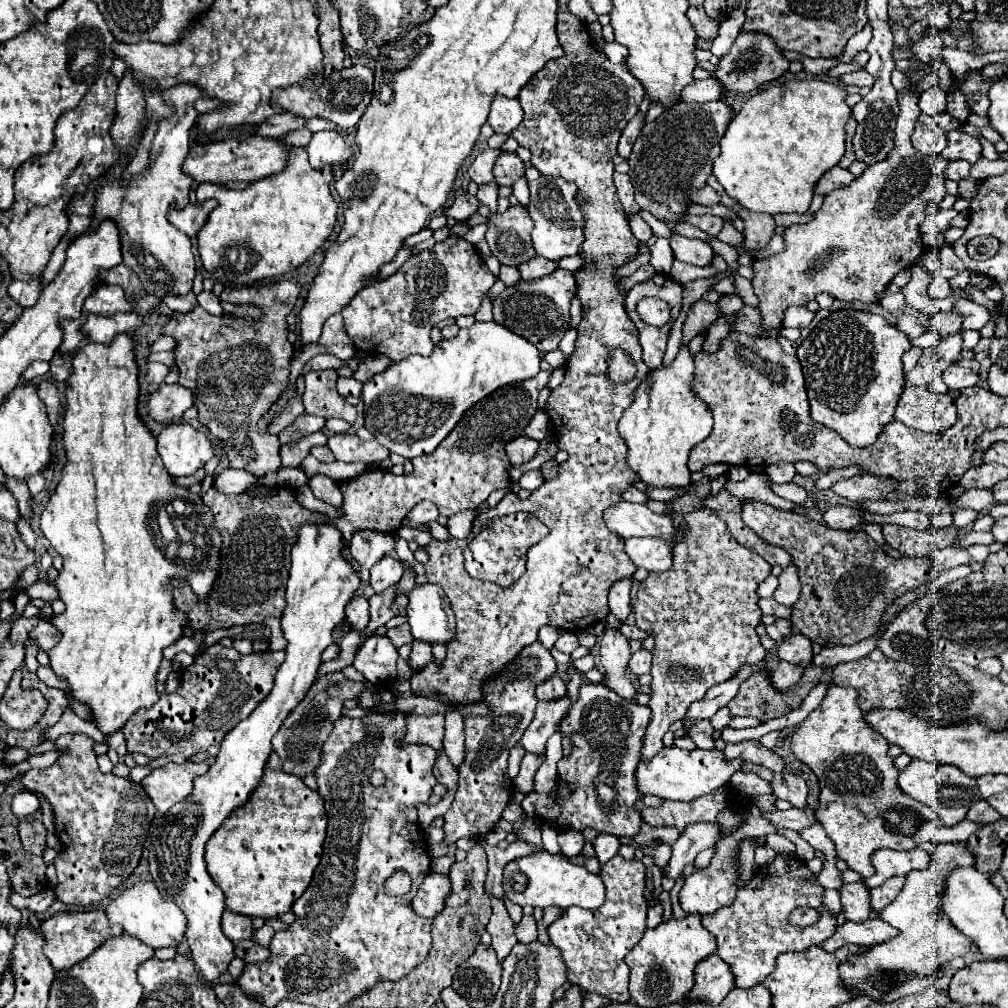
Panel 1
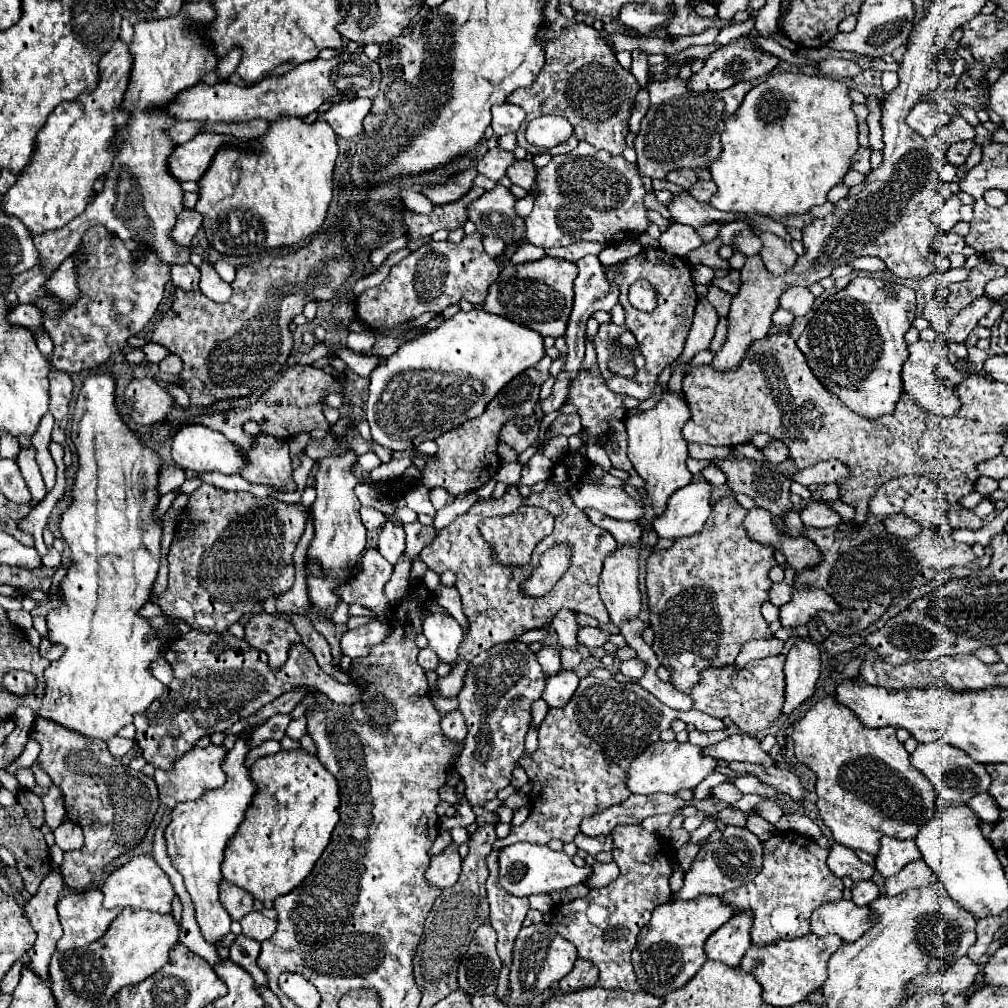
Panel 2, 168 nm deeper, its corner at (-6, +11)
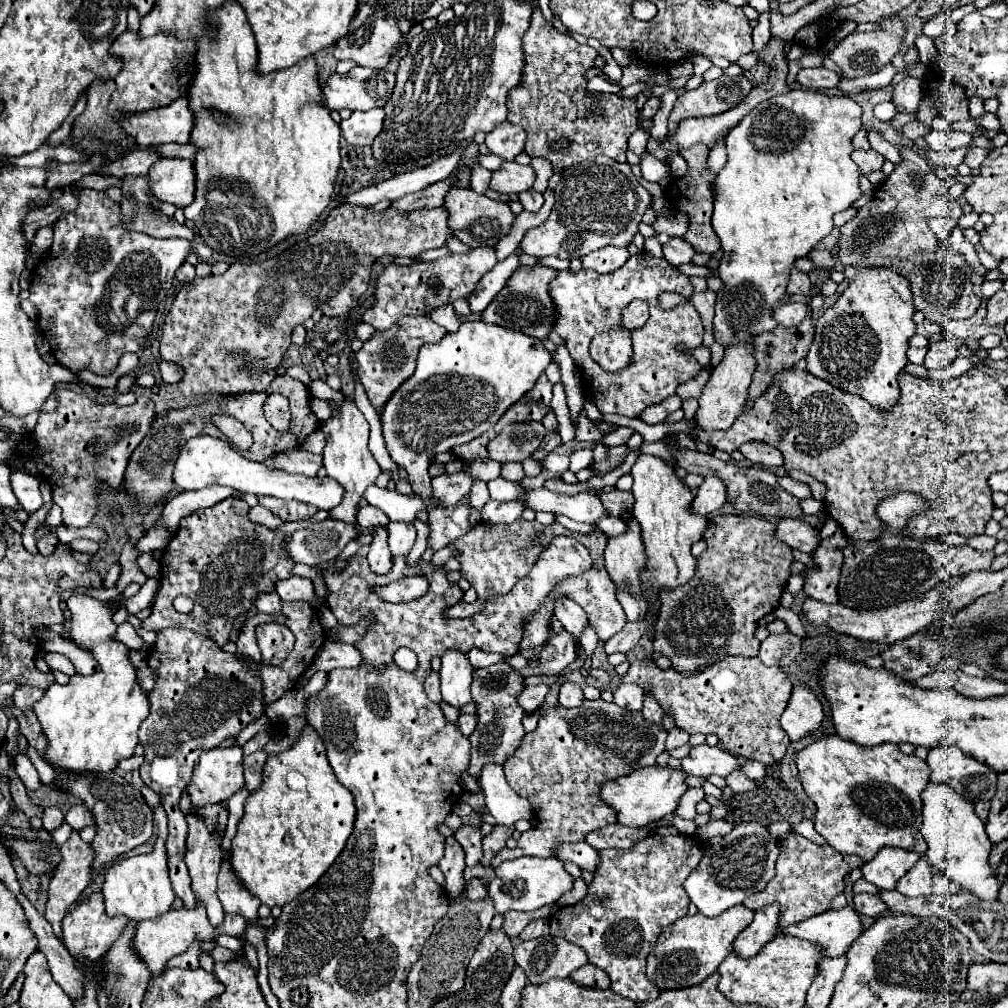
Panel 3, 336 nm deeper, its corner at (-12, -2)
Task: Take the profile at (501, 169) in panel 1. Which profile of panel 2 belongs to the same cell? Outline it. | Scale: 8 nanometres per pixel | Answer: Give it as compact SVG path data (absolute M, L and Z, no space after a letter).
M514 160L514 164L506 170L508 178L512 180L512 184L516 186L522 186L526 190L530 190L534 186L534 174L536 174L536 168L532 164L532 160Z

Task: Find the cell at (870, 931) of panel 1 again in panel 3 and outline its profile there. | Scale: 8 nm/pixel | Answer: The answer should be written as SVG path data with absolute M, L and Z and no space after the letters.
M844 907L838 911L824 911L824 915L806 919L804 923L788 925L784 933L808 939L810 943L818 945L818 951L824 957L836 957L846 953L860 937L862 923L852 907Z

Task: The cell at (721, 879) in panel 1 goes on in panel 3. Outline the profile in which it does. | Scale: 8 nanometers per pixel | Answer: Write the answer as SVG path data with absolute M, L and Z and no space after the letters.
M738 823L720 843L704 853L702 861L684 881L690 901L706 917L718 917L726 909L742 903L748 895L758 893L774 877L774 863L778 859L778 843L760 823Z

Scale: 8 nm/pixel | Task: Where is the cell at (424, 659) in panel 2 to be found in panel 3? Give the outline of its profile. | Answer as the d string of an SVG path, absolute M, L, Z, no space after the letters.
M430 673L426 683L424 683L424 689L426 689L426 695L430 701L434 703L440 703L440 677L438 673Z

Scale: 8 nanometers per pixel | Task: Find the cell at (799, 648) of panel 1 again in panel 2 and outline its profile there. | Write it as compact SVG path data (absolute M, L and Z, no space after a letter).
M792 636L796 642L786 654L786 702L782 712L792 712L806 698L814 694L816 680L820 676L820 650L814 642L802 636Z

